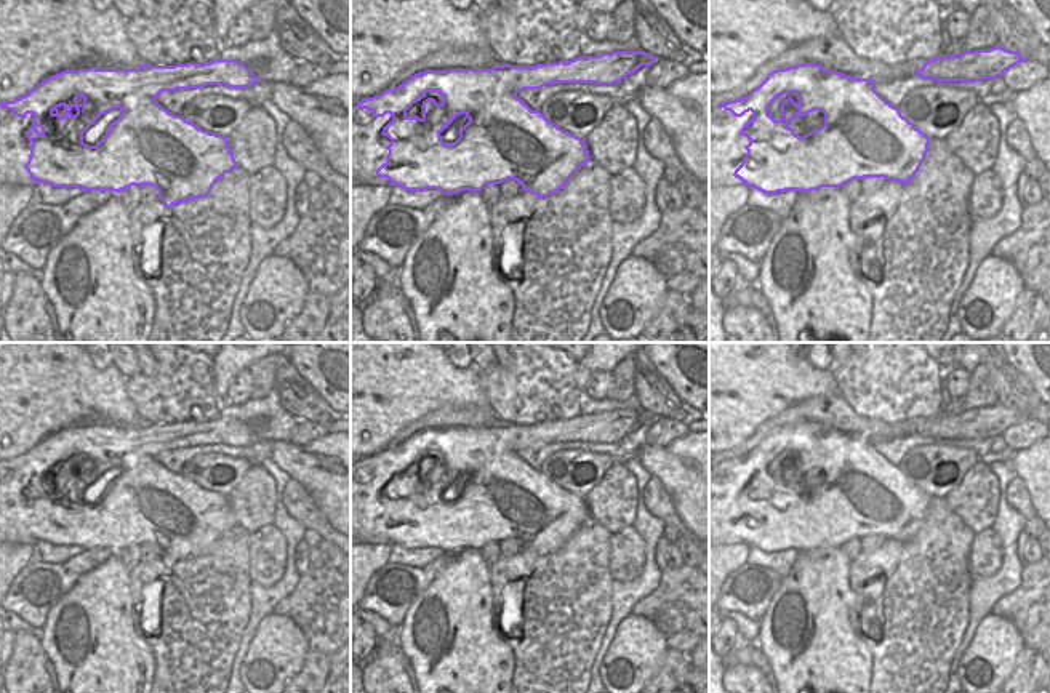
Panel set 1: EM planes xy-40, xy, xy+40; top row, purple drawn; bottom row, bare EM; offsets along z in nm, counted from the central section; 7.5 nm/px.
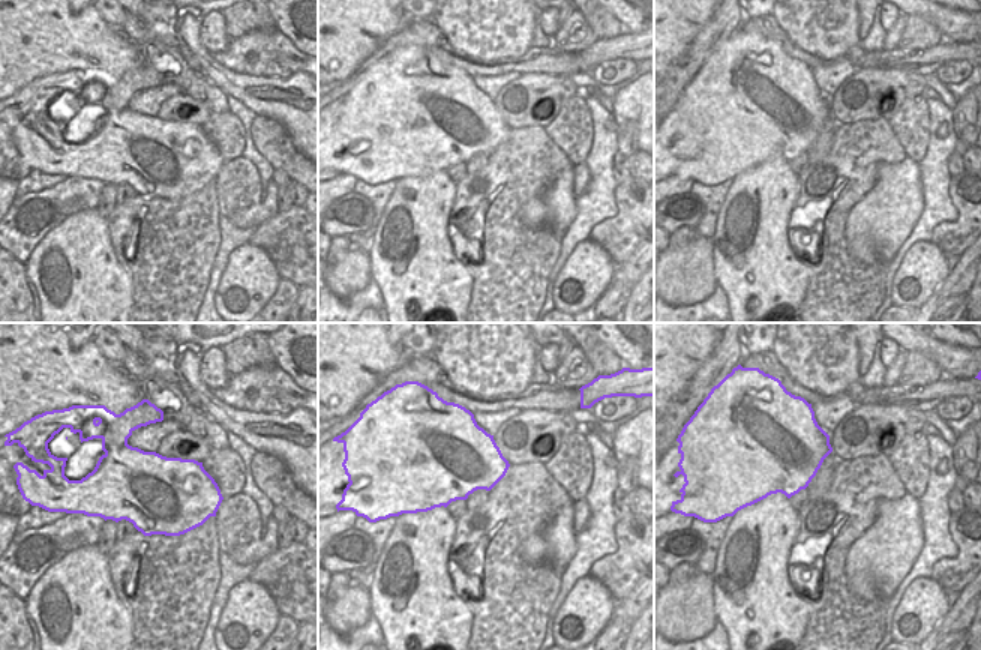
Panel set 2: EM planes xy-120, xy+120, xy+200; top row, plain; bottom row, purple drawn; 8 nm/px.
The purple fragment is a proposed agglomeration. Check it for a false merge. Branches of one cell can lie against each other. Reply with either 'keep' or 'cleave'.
cleave

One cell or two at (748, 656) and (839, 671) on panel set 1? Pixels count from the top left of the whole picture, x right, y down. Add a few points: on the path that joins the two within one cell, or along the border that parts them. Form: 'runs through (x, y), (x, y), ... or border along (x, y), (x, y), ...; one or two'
border along (757, 623), (756, 645), (770, 666); two

